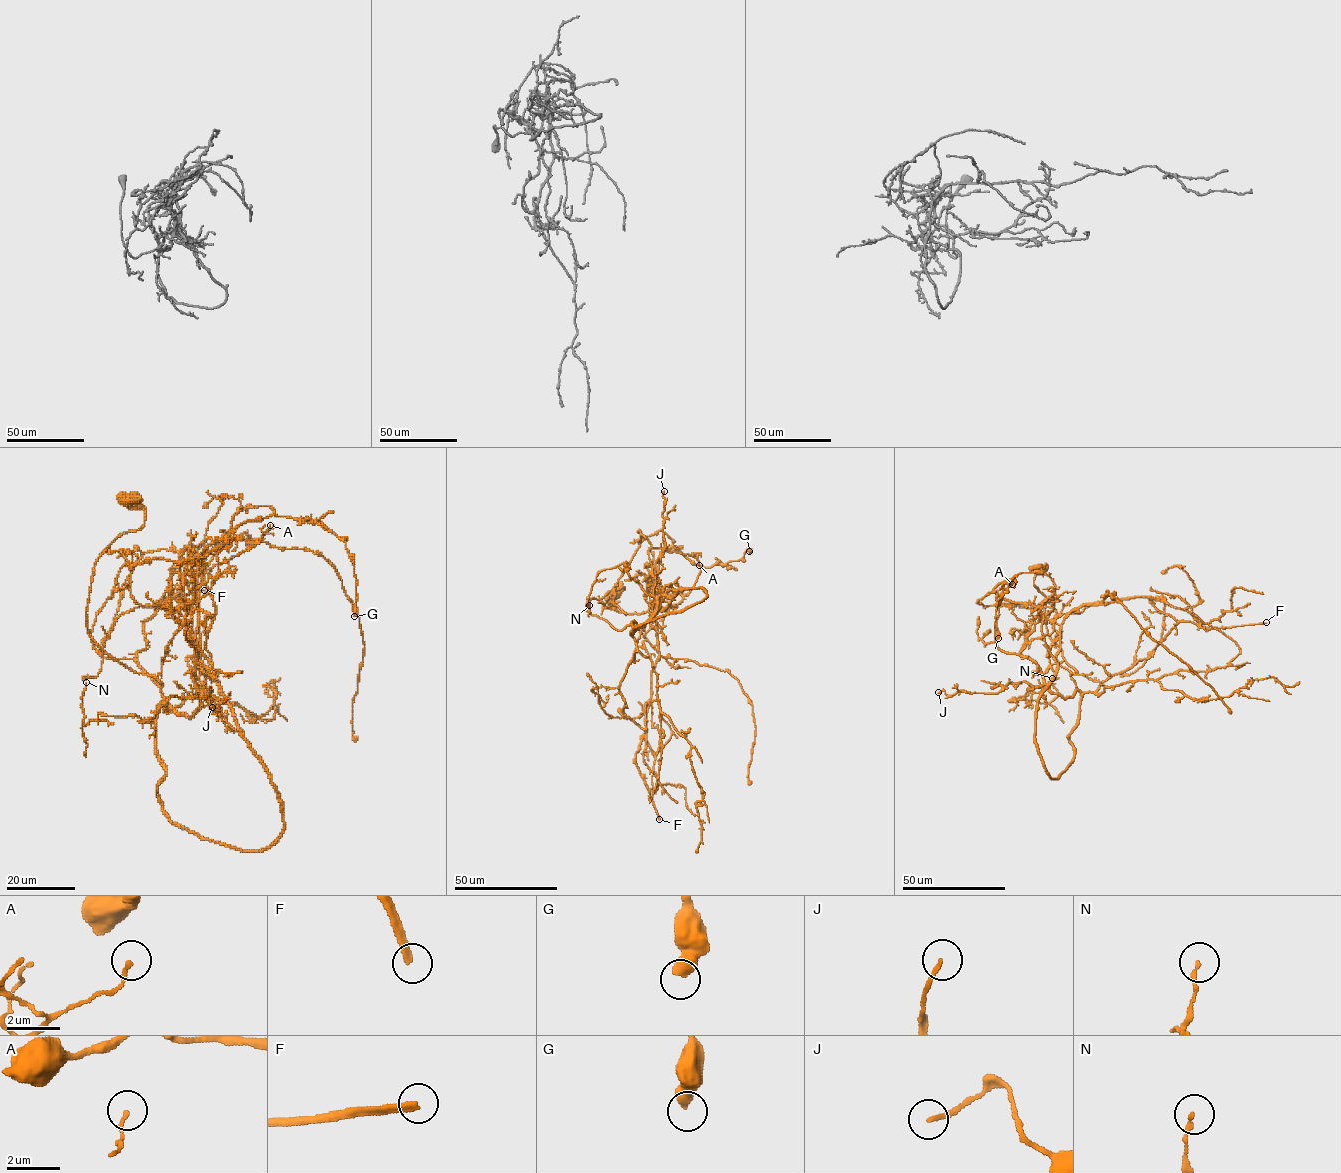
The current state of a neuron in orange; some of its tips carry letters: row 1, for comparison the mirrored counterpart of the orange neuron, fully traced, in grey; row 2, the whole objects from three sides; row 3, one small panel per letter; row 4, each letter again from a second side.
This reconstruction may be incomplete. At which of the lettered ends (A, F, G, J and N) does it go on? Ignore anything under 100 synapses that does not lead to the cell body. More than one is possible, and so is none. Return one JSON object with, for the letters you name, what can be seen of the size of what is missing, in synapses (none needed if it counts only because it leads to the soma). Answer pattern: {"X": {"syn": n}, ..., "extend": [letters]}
{"F": {"syn": 160}, "extend": ["F"]}

